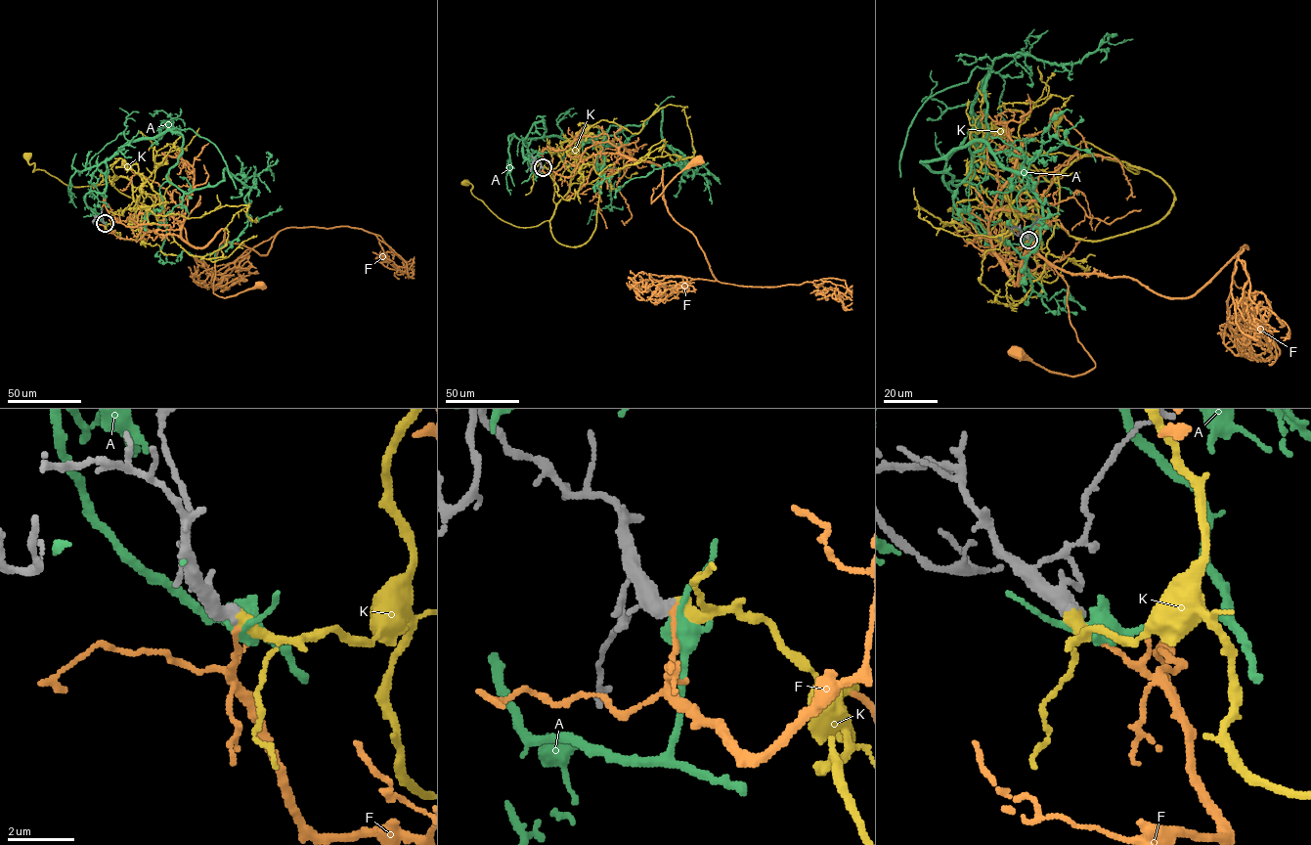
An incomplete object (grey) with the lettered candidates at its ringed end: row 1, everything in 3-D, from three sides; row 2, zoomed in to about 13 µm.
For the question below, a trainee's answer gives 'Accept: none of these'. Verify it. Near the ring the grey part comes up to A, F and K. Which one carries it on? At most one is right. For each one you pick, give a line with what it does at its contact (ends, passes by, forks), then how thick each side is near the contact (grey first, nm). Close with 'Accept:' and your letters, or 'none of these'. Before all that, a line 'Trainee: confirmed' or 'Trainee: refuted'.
Trainee: refuted
K: it ends there; 550 nm thick on the grey side, 400 nm on the other
Accept: K

